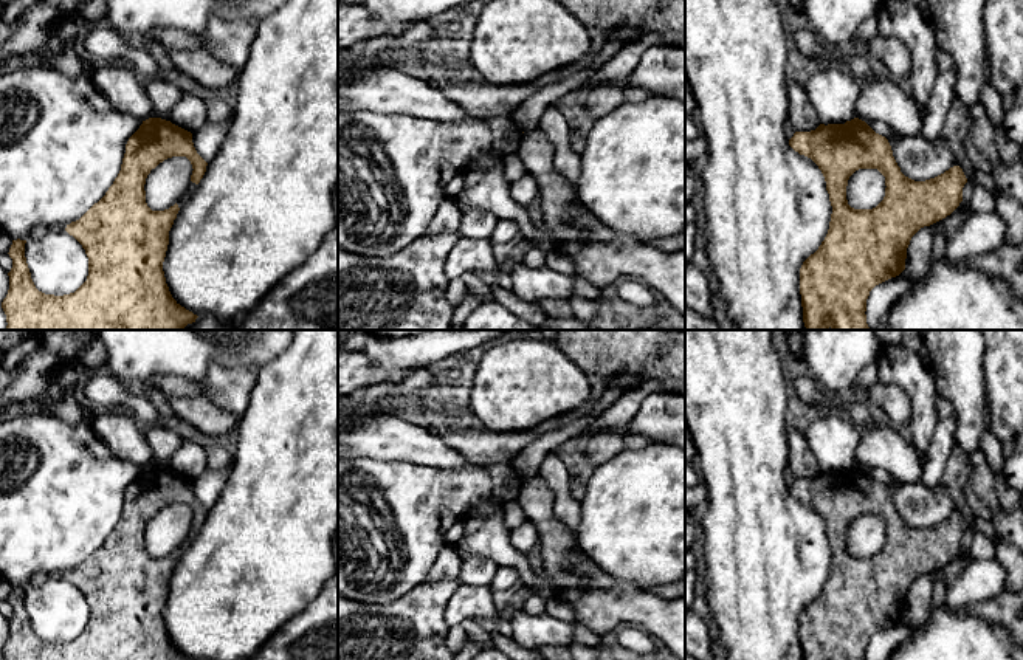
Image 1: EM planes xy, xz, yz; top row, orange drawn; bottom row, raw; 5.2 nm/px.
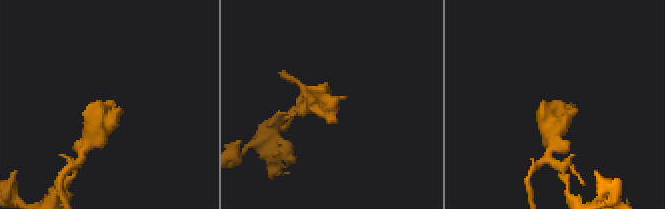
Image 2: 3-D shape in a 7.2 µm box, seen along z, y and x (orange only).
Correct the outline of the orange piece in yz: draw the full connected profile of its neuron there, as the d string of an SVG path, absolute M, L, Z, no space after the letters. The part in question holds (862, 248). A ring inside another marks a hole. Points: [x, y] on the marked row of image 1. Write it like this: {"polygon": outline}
{"polygon": "M859 118L845 124L820 124L811 132L795 132L789 146L818 166L832 206L825 240L800 268L804 327L808 330L828 330L829 327L832 330L870 330L865 315L870 291L905 270L911 237L921 228L946 218L959 206L967 178L959 166L925 181L905 177L893 156L888 139ZM859 169L877 169L885 177L885 197L873 209L854 209L848 205L848 180Z"}

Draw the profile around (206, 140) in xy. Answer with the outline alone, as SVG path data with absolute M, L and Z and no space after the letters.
M232 119L223 124L206 122L202 129L192 133L194 147L206 163L217 155L231 122Z

